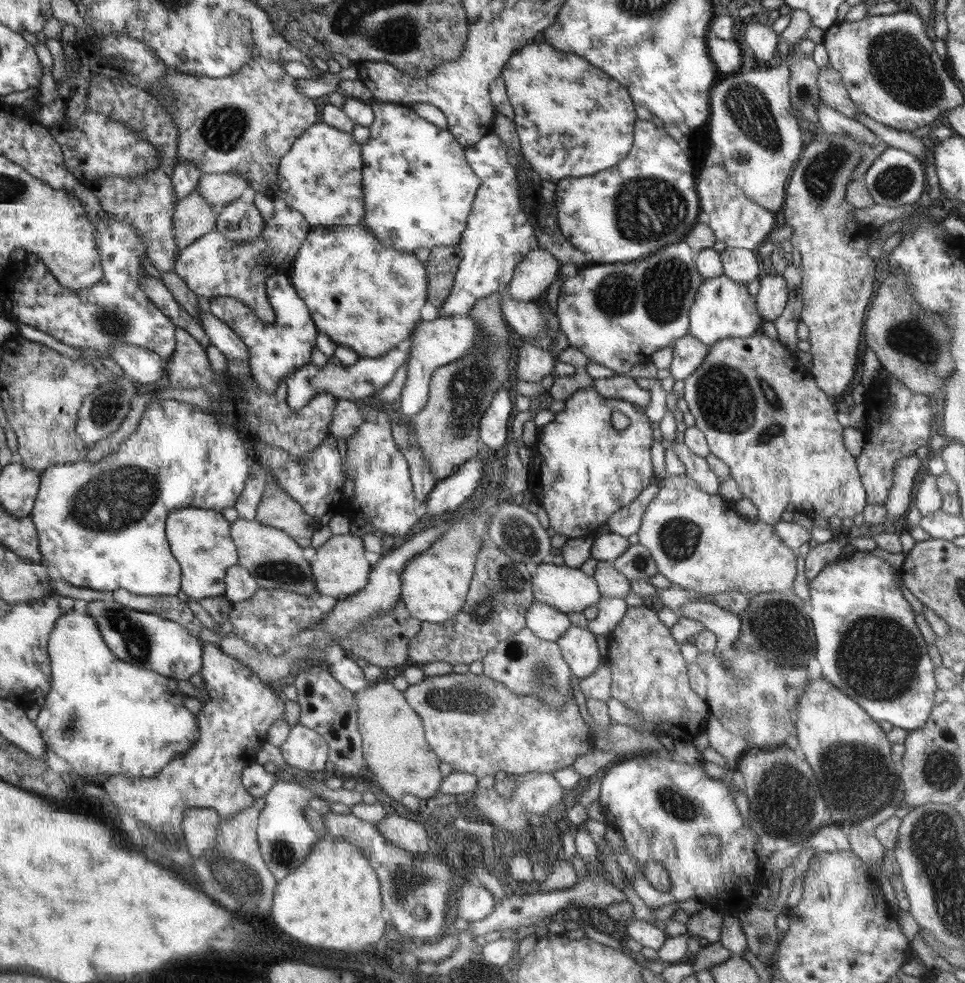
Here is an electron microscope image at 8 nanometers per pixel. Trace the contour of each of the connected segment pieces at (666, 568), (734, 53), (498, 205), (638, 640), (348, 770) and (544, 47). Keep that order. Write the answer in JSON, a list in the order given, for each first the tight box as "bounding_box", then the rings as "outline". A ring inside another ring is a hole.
[{"bounding_box":[638,474,798,595],"outline":[[[686,474],[682,476],[666,475],[658,481],[659,491],[654,497],[654,500],[645,507],[644,518],[642,519],[641,527],[638,529],[639,543],[648,549],[652,555],[653,560],[657,564],[657,572],[671,582],[672,585],[678,585],[683,589],[693,590],[694,593],[709,595],[720,594],[724,591],[742,591],[743,593],[750,593],[752,595],[769,592],[782,592],[786,589],[793,589],[793,582],[796,578],[796,558],[798,551],[793,548],[788,548],[776,535],[773,525],[764,524],[764,522],[757,521],[755,524],[747,522],[748,518],[740,516],[734,509],[733,503],[724,500],[719,494],[708,494],[699,489],[697,482],[688,478]]]},{"bounding_box":[706,28,747,75],"outline":[[[709,28],[706,31],[706,42],[710,58],[717,66],[717,70],[724,74],[733,75],[740,70],[744,56],[747,56],[743,45],[734,39],[724,40],[716,36]]]},{"bounding_box":[438,132,539,317],"outline":[[[493,132],[482,138],[476,145],[468,147],[468,162],[472,162],[472,171],[476,170],[475,174],[480,174],[480,198],[475,198],[476,210],[472,210],[472,222],[467,222],[468,230],[464,230],[458,244],[462,251],[462,260],[454,278],[453,288],[444,304],[438,308],[438,317],[466,315],[476,301],[490,297],[494,293],[505,292],[514,280],[519,262],[523,261],[528,253],[539,248],[539,242],[534,236],[534,226],[530,224],[523,212],[517,170],[508,161],[508,147]]]},{"bounding_box":[606,605,710,740],"outline":[[[648,605],[631,606],[620,620],[620,624],[608,635],[609,645],[606,657],[612,671],[612,698],[616,698],[628,708],[635,710],[641,716],[641,726],[636,731],[648,734],[653,740],[662,734],[670,735],[674,740],[693,740],[706,727],[710,716],[709,706],[705,699],[700,698],[690,687],[687,664],[682,657],[680,645],[670,633],[670,628],[664,626],[658,618],[658,612]]]},{"bounding_box":[293,665,367,779],"outline":[[[312,665],[302,668],[302,672],[296,676],[293,683],[296,686],[298,702],[301,706],[299,723],[311,728],[321,734],[329,746],[329,760],[335,768],[335,774],[344,777],[356,777],[358,779],[367,778],[364,754],[362,753],[362,737],[357,727],[357,704],[354,692],[342,687],[332,673],[325,666]]]},{"bounding_box":[504,36,638,182],"outline":[[[542,36],[534,37],[526,46],[520,48],[520,54],[516,54],[516,58],[512,58],[512,62],[508,61],[508,70],[504,70],[504,80],[506,82],[507,94],[510,96],[511,105],[514,107],[517,136],[519,137],[520,151],[524,155],[524,159],[528,165],[534,170],[539,180],[560,182],[560,180],[568,177],[582,178],[594,176],[604,170],[612,169],[619,165],[631,153],[632,146],[635,145],[635,120],[638,118],[635,111],[635,101],[628,92],[626,86],[622,86],[615,78],[610,78],[603,70],[592,66],[586,58],[582,58],[578,54],[556,50],[554,46],[550,46],[543,41]]]}]

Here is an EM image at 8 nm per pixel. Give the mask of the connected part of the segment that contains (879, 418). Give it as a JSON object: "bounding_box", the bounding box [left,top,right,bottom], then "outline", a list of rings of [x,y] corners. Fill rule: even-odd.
{"bounding_box":[856,375,933,502],"outline":[[[890,375],[879,378],[879,385],[873,392],[866,392],[868,403],[880,400],[890,409],[879,410],[874,405],[869,407],[866,416],[865,443],[862,452],[856,457],[857,469],[867,492],[867,502],[886,502],[895,477],[895,466],[901,458],[914,456],[917,448],[929,445],[931,436],[933,408],[930,407],[930,396],[912,392],[901,380]],[[874,392],[886,392],[875,394]]]}

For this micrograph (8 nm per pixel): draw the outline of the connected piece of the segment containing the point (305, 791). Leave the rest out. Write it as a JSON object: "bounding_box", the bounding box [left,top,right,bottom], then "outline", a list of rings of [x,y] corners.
{"bounding_box":[257,781,320,882],"outline":[[[275,781],[274,786],[261,800],[261,811],[257,826],[257,839],[262,858],[268,870],[273,872],[276,882],[280,882],[287,874],[294,872],[307,860],[320,834],[307,821],[303,808],[314,796],[313,792],[296,781]]]}

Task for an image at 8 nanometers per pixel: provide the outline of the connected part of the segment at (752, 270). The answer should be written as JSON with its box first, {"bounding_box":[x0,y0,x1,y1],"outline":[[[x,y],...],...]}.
{"bounding_box":[721,247,760,285],"outline":[[[726,247],[721,253],[724,275],[735,282],[747,285],[760,279],[760,257],[753,250]]]}

